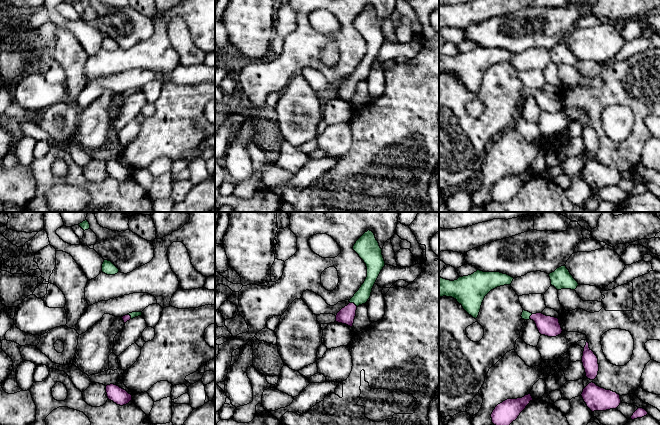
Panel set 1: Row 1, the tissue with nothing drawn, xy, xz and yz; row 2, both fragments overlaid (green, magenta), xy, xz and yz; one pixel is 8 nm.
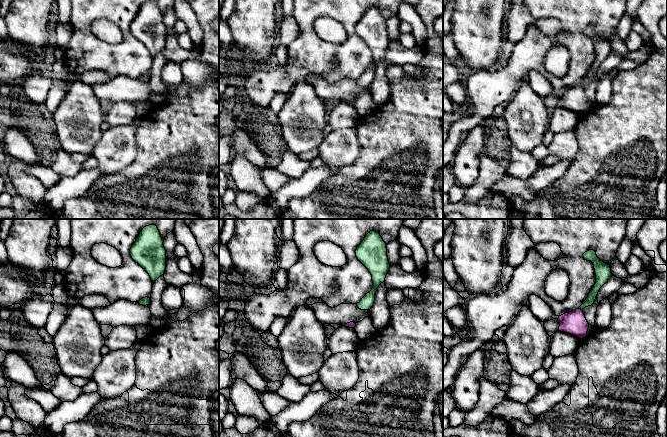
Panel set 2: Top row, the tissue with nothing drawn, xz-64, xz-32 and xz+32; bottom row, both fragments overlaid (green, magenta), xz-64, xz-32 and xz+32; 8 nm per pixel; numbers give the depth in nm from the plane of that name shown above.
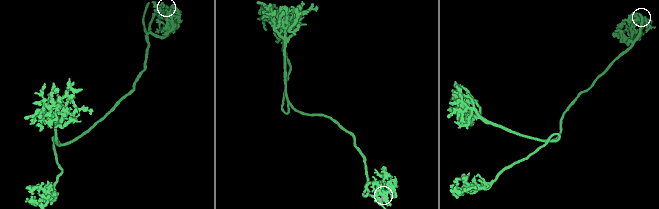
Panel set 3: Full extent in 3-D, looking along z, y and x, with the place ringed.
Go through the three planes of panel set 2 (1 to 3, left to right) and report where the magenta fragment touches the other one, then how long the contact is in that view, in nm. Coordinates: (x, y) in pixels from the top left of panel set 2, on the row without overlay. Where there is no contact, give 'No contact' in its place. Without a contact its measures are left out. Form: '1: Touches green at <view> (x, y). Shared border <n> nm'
1: No contact
2: No contact
3: Touches green at xz+32 (580, 84). Shared border 30 nm

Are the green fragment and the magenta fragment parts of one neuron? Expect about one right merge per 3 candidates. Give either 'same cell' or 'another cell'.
same cell

